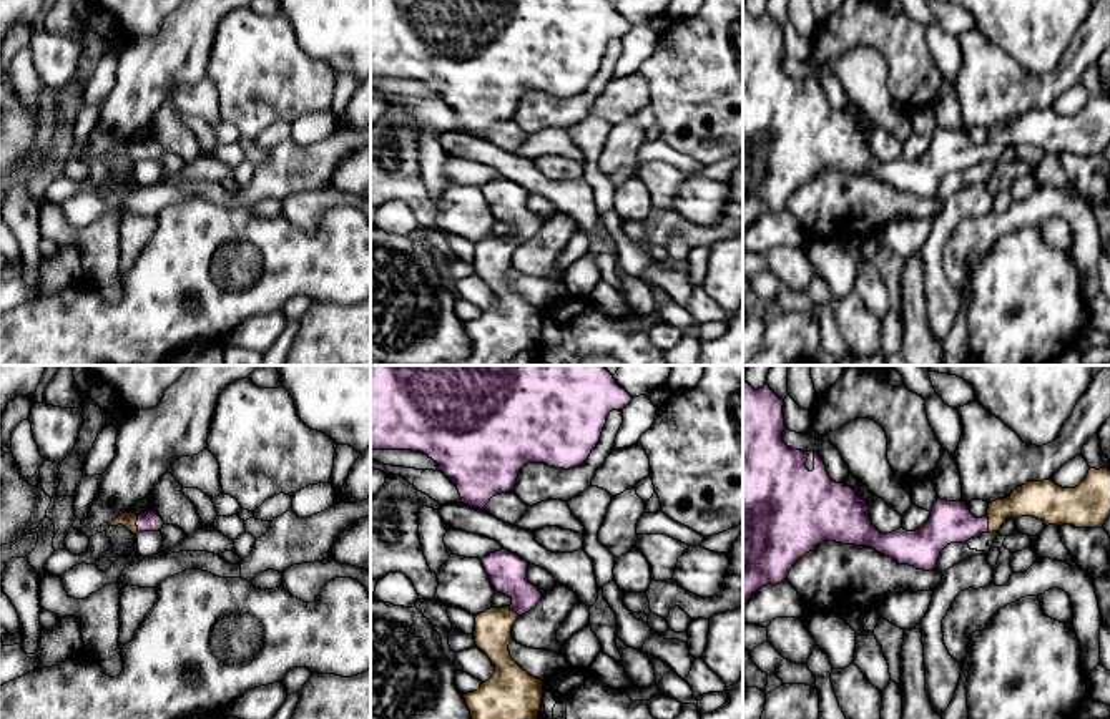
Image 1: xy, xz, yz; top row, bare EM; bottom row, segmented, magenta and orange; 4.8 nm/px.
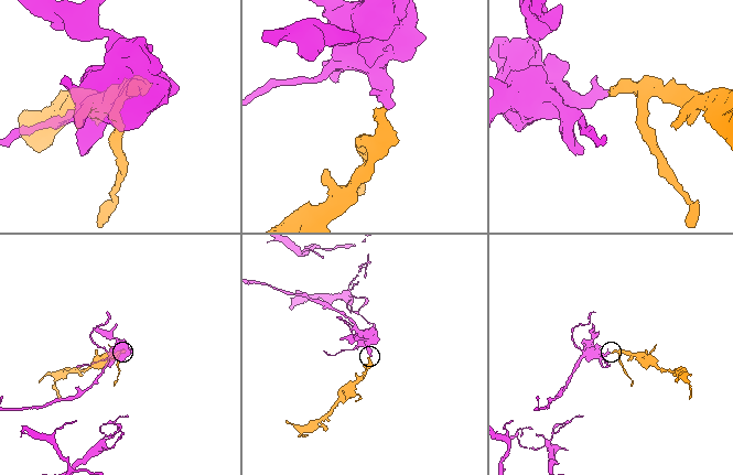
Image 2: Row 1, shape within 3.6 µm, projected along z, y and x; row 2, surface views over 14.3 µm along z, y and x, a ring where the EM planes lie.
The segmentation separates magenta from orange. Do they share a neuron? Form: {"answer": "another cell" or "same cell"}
{"answer": "same cell"}

